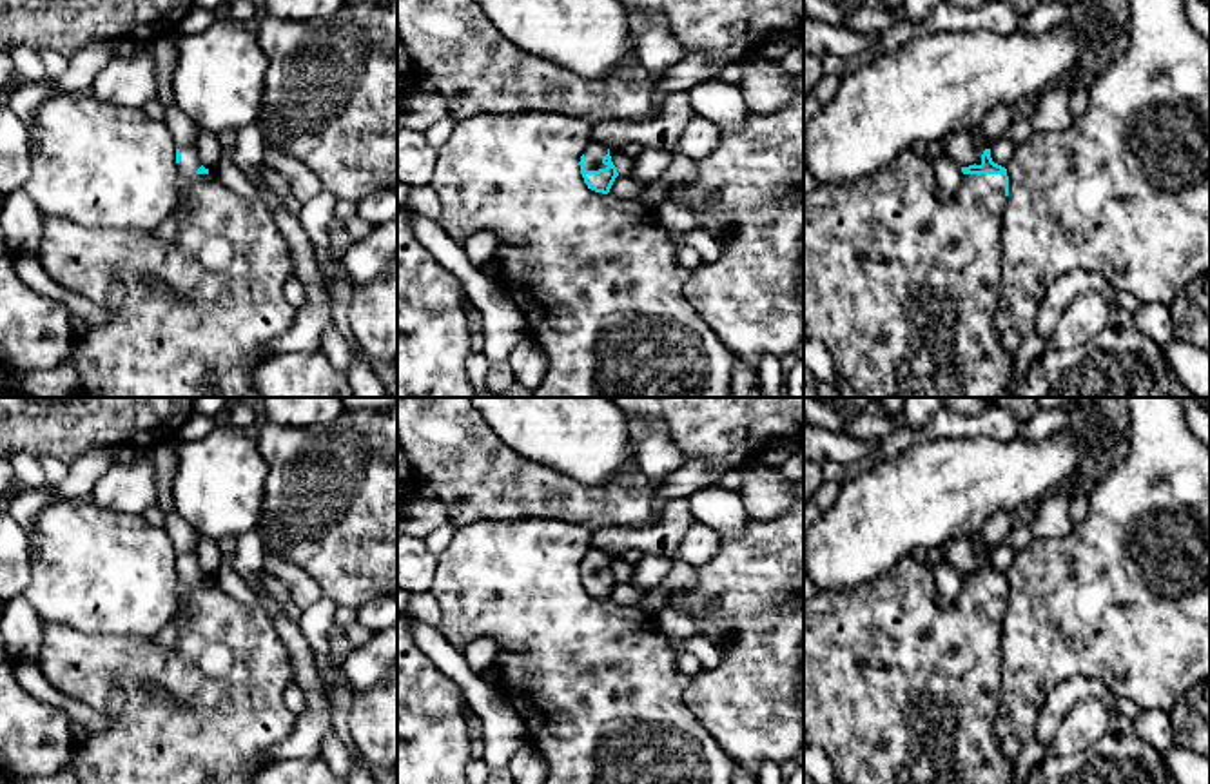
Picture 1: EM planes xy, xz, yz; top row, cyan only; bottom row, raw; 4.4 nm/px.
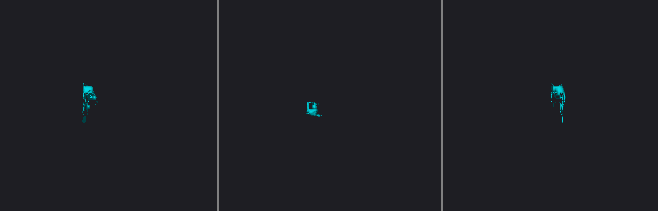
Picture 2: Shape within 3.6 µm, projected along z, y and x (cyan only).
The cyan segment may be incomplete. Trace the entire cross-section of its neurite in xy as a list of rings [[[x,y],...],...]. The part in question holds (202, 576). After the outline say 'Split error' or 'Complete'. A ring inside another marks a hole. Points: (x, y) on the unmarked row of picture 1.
[[[172,441],[154,446],[152,461],[158,474],[156,506],[165,514],[163,528],[176,550],[176,599],[181,612],[178,642],[167,650],[154,637],[87,635],[42,621],[44,637],[36,662],[45,679],[65,697],[87,704],[109,720],[107,730],[85,730],[65,768],[74,771],[78,784],[252,784],[254,775],[267,766],[268,750],[296,728],[298,717],[283,701],[294,681],[290,652],[265,608],[232,599],[201,572],[196,555],[201,537],[172,508]]]. Split error

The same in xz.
[[[591,548],[581,563],[581,581],[588,595],[608,601],[615,584],[617,573],[611,568],[610,555],[599,548]]]. Split error

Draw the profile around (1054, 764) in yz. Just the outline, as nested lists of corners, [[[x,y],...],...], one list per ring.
[[[1101,681],[1059,682],[1041,708],[1038,735],[1043,757],[1025,784],[1174,784],[1163,755],[1137,735],[1134,720],[1117,710],[1117,697]],[[1085,699],[1098,699],[1108,710],[1103,735],[1074,757],[1052,753],[1049,746],[1059,722]]]

